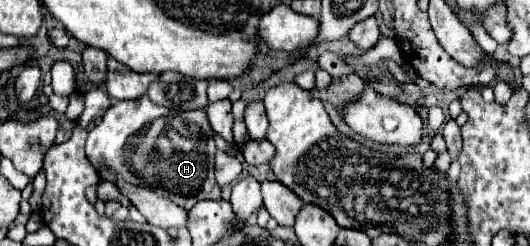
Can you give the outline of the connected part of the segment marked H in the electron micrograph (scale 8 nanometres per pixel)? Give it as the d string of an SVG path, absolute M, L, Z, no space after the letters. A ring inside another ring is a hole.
M147 95L135 101L117 101L115 105L111 105L101 123L95 125L95 129L89 133L85 145L87 157L97 163L97 167L99 161L105 161L105 167L101 169L103 179L113 181L115 175L121 175L125 181L135 185L157 183L143 187L161 191L187 211L201 199L221 199L221 187L217 185L213 173L215 151L217 147L213 141L213 129L207 121L205 109L167 109L155 105ZM163 129L167 131L163 133Z

